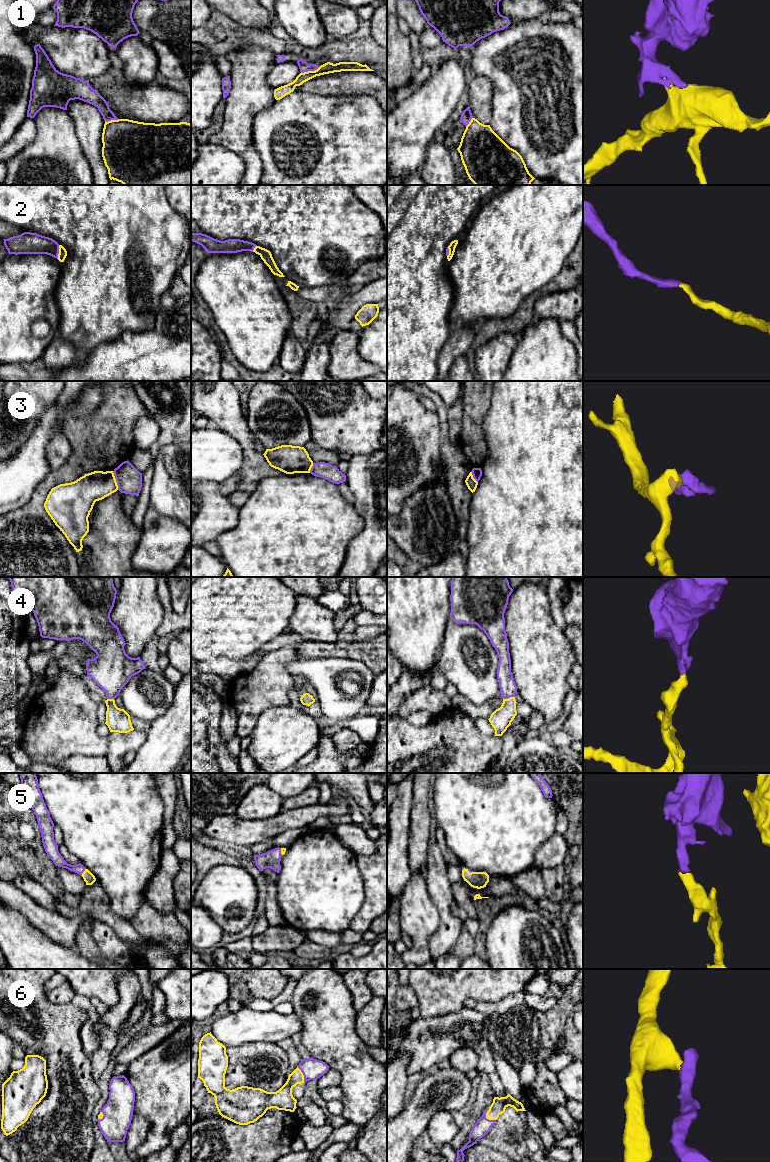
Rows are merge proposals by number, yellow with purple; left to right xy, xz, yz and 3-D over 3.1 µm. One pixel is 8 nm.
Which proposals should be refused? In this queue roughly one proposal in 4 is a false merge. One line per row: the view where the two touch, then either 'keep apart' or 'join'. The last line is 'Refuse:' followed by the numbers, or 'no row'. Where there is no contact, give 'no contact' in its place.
1: meets yellow in xz; keep apart
2: meets yellow in xy; join
3: meets yellow in xy; keep apart
4: meets yellow in yz; join
5: meets yellow in xy; join
6: meets yellow in yz; join
Refuse: 1, 3

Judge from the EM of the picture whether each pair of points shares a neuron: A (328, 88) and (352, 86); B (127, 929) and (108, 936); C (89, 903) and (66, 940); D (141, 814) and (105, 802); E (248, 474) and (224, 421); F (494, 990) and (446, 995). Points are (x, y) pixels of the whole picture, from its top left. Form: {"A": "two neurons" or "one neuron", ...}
{"A": "one neuron", "B": "two neurons", "C": "two neurons", "D": "one neuron", "E": "one neuron", "F": "one neuron"}

